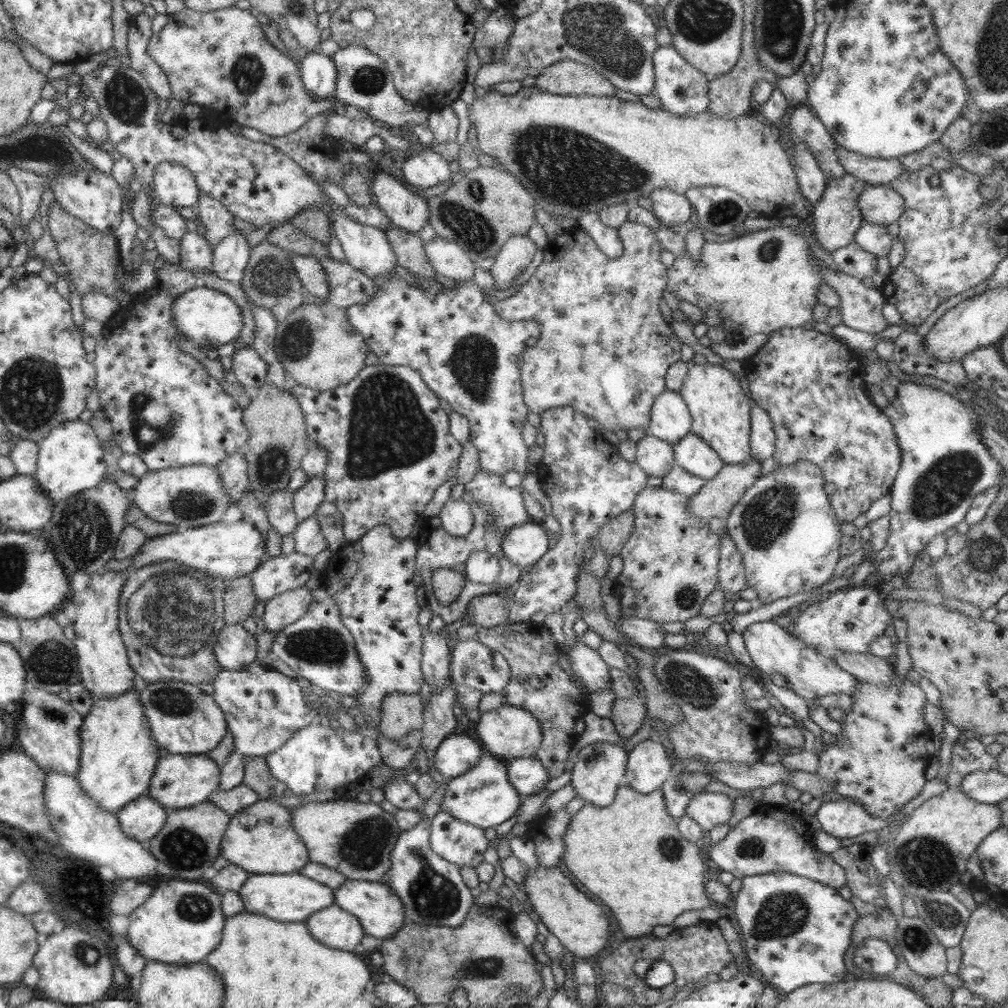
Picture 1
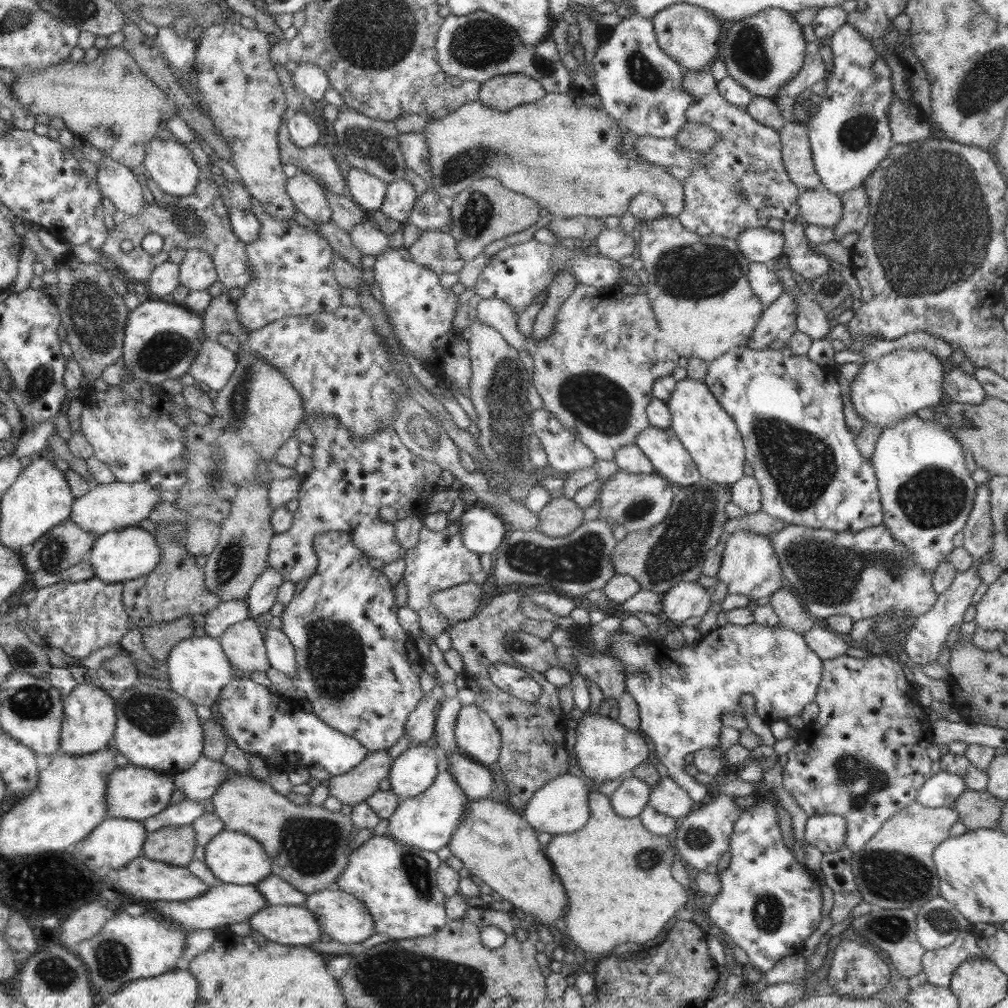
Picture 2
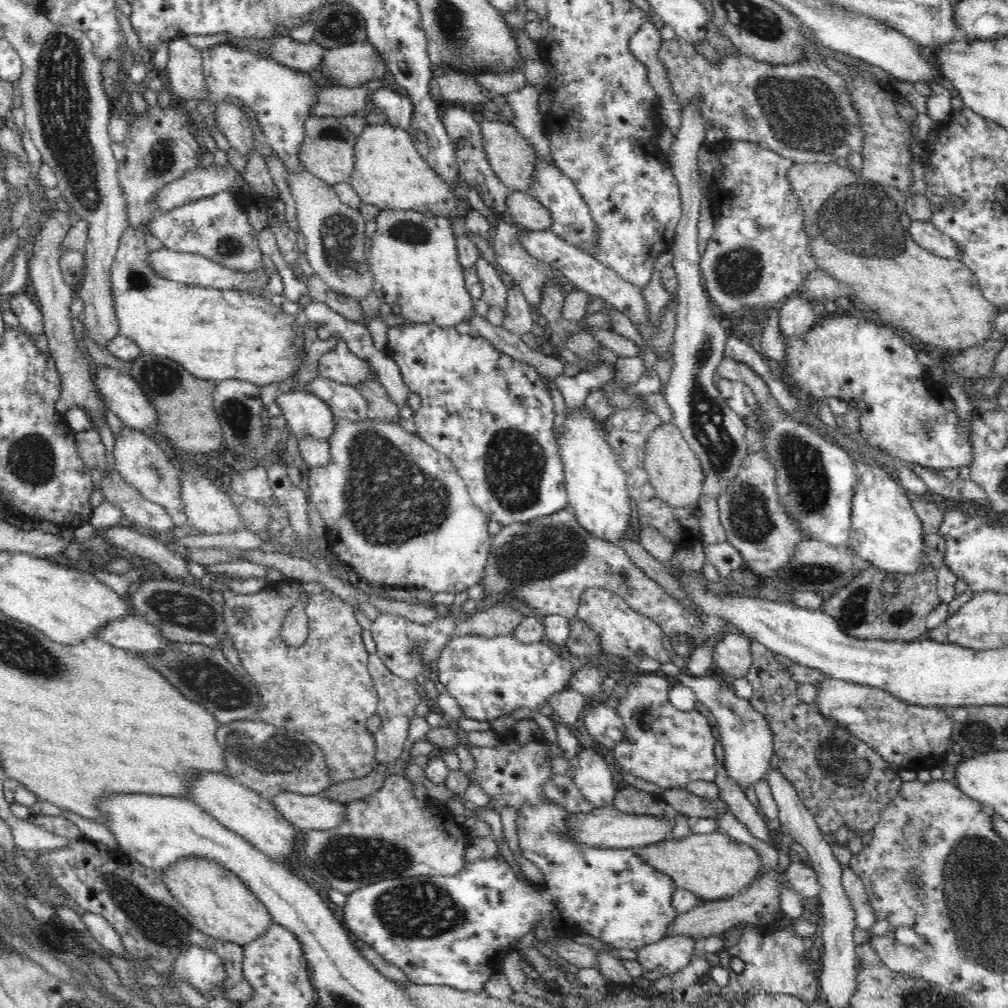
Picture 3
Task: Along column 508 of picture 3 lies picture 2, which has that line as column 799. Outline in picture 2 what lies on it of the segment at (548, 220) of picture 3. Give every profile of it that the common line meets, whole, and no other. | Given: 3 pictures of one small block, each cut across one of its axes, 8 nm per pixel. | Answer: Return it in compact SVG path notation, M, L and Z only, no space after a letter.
M822 185L804 190L798 197L797 205L801 221L822 227L838 224L844 210L841 197Z

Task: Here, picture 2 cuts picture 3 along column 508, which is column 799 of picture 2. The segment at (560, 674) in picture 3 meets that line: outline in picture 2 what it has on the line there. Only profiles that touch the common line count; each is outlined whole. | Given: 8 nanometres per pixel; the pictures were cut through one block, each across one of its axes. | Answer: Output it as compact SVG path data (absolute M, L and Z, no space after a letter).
M728 623L714 628L709 634L702 636L698 643L686 643L684 648L678 650L667 648L650 637L628 634L623 629L616 630L608 642L607 653L620 659L624 665L625 678L620 681L639 706L641 734L648 736L648 740L654 744L659 762L666 766L667 776L686 790L697 805L704 804L714 795L709 790L710 785L696 781L684 771L684 756L703 748L719 746L722 715L734 711L736 715L743 716L740 696L752 694L756 715L770 726L778 720L800 716L804 706L814 702L822 680L823 661L806 645L803 635L781 624L763 626L753 623L740 627Z

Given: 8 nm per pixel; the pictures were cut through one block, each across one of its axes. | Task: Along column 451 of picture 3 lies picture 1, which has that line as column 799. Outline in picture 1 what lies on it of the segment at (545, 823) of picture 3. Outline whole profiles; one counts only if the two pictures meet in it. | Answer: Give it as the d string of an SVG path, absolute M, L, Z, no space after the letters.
M790 872L743 876L742 886L729 907L734 912L733 921L740 932L742 949L748 960L746 964L760 970L767 984L781 993L789 993L809 984L844 980L847 974L844 954L851 946L852 926L860 915L837 889Z

